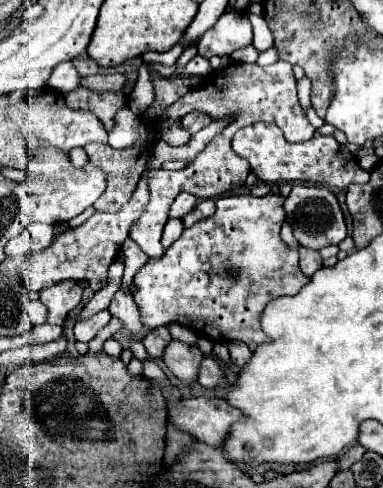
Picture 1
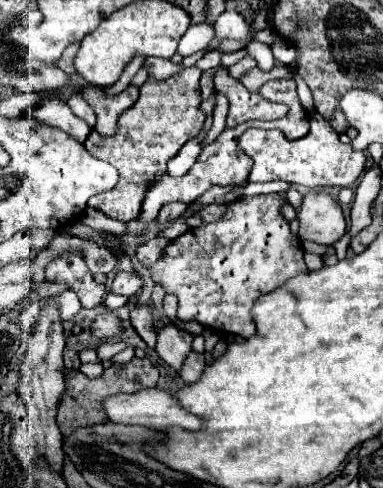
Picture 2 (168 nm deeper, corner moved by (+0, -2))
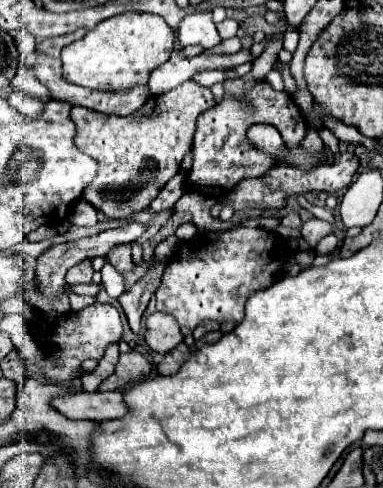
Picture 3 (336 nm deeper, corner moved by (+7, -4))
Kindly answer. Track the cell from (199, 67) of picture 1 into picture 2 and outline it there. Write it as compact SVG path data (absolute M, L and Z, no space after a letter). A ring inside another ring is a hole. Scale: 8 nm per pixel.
M187 67L179 75L155 81L149 79L141 87L141 97L117 119L117 133L111 137L99 135L95 129L85 141L85 147L97 159L111 163L119 171L119 183L105 193L99 193L89 199L89 207L103 211L107 217L129 223L139 217L143 191L147 183L157 179L167 171L169 159L173 159L179 149L195 139L205 123L205 113L201 111L201 89L199 89L201 71L197 67Z

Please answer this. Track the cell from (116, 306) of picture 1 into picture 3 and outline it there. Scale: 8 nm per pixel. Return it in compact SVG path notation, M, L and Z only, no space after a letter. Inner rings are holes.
M118 245L112 253L106 255L106 259L114 265L114 269L122 275L122 277L130 277L134 275L134 263L132 263L132 255L130 255L130 245Z

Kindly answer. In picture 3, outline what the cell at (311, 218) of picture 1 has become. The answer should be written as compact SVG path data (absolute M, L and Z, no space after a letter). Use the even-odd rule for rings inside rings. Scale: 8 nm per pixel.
M310 217L310 219L306 219L304 225L302 225L302 237L306 239L306 243L308 243L312 249L320 243L320 239L324 239L324 237L330 235L330 233L334 233L334 227L332 227L328 221L324 221L324 219Z

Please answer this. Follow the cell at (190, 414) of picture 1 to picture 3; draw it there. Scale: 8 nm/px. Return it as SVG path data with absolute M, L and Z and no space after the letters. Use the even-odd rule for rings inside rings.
M82 391L58 397L52 401L52 405L70 419L92 419L92 421L120 419L130 411L126 407L122 391L108 391L108 393Z

